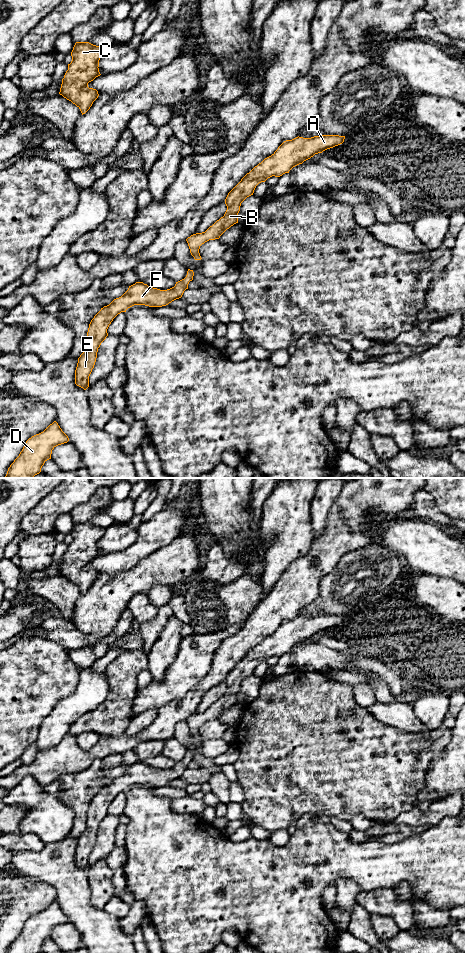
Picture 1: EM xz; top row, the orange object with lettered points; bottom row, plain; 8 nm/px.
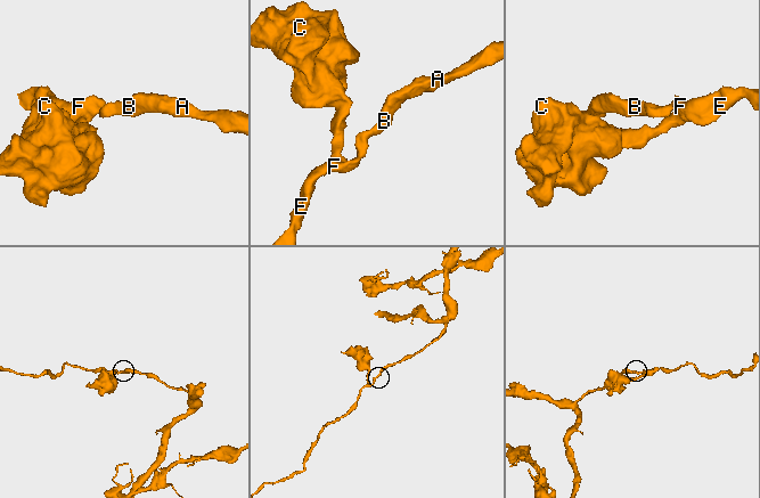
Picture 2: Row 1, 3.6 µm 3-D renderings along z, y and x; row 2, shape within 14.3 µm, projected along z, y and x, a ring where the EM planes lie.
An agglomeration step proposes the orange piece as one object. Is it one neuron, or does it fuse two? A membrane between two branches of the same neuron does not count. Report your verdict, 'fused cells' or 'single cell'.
single cell

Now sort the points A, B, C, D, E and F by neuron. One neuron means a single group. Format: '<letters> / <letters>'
A B C D E F

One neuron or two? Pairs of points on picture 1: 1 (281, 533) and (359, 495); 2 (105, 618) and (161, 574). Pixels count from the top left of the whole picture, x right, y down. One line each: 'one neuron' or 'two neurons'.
1: two neurons
2: one neuron

